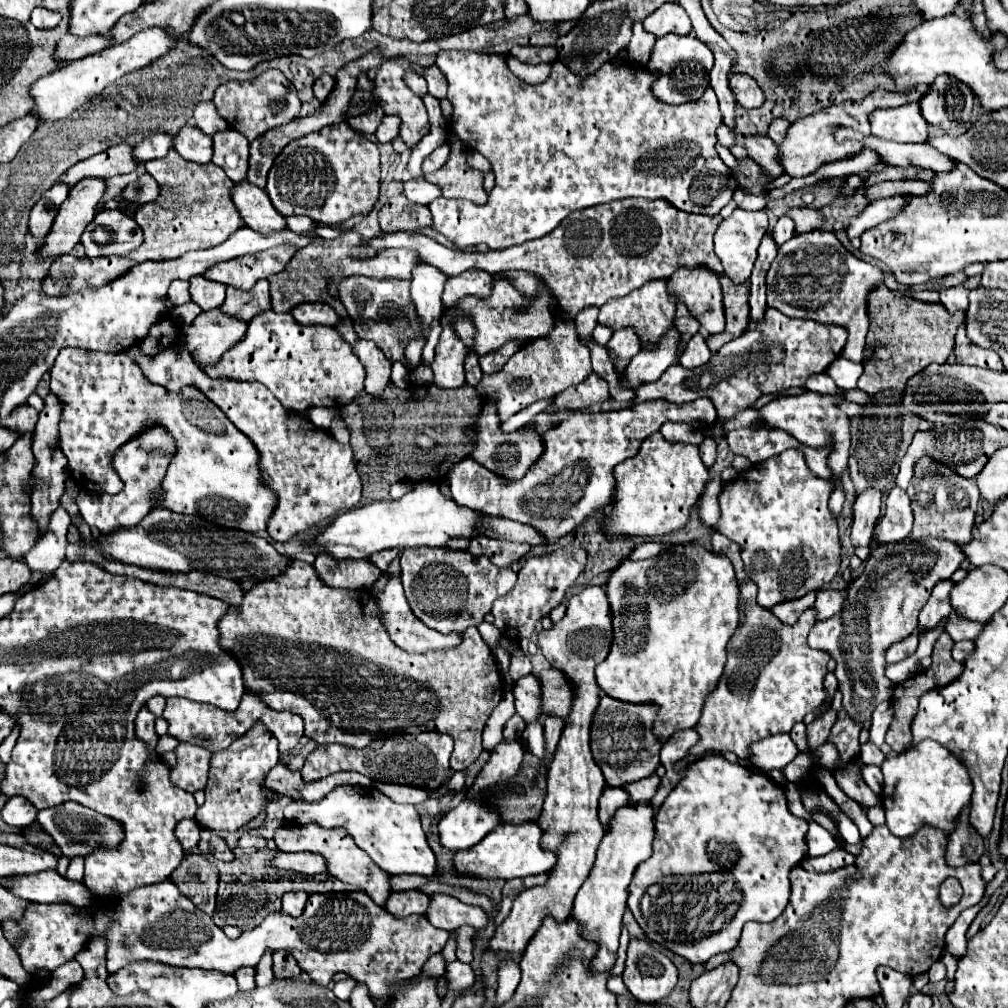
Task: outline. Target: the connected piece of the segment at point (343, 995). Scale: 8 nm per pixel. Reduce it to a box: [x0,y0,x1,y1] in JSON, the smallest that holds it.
[332,978,355,1000]

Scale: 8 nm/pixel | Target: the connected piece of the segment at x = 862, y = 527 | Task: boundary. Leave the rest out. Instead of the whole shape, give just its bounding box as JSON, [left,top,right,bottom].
[851,488,881,548]

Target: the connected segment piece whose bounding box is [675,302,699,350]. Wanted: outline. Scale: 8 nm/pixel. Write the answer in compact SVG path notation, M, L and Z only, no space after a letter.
M681 302L677 304L677 312L675 312L675 326L681 330L681 334L683 334L683 346L679 348L679 350L683 350L685 348L685 344L687 344L687 340L693 336L693 334L697 334L699 332L699 322L697 320L693 320L691 316L689 316L689 310L685 310L685 306L681 306Z

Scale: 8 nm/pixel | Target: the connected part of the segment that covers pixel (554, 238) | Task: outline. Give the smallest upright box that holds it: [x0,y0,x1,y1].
[351,198,723,318]

